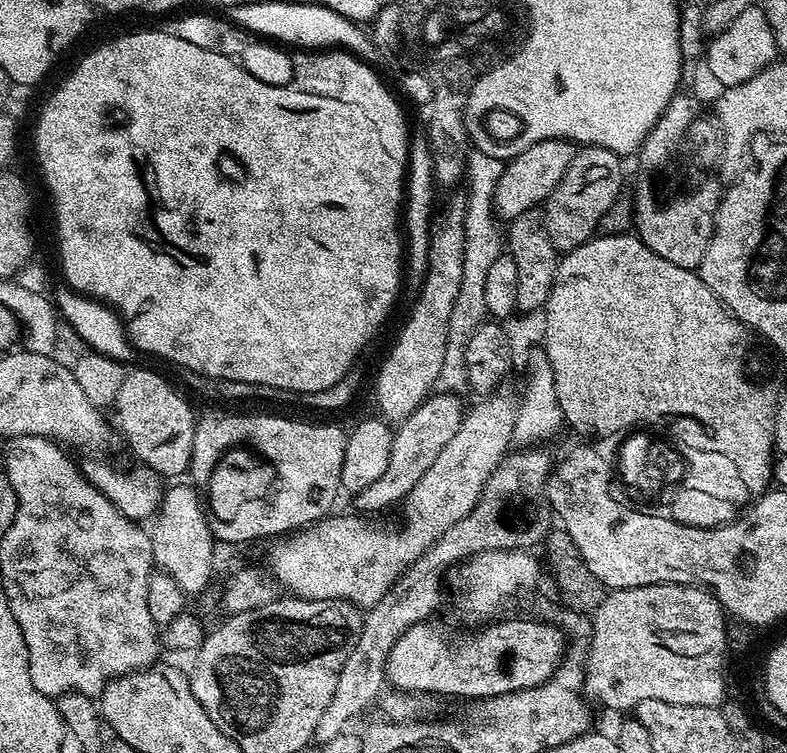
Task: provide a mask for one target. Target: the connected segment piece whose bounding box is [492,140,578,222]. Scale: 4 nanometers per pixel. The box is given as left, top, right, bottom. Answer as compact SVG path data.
M539 140L534 142L534 146L522 150L522 154L513 156L505 163L502 178L494 190L492 205L496 208L497 217L501 221L511 222L522 214L539 209L558 186L558 182L562 182L577 151L577 145L570 140Z

